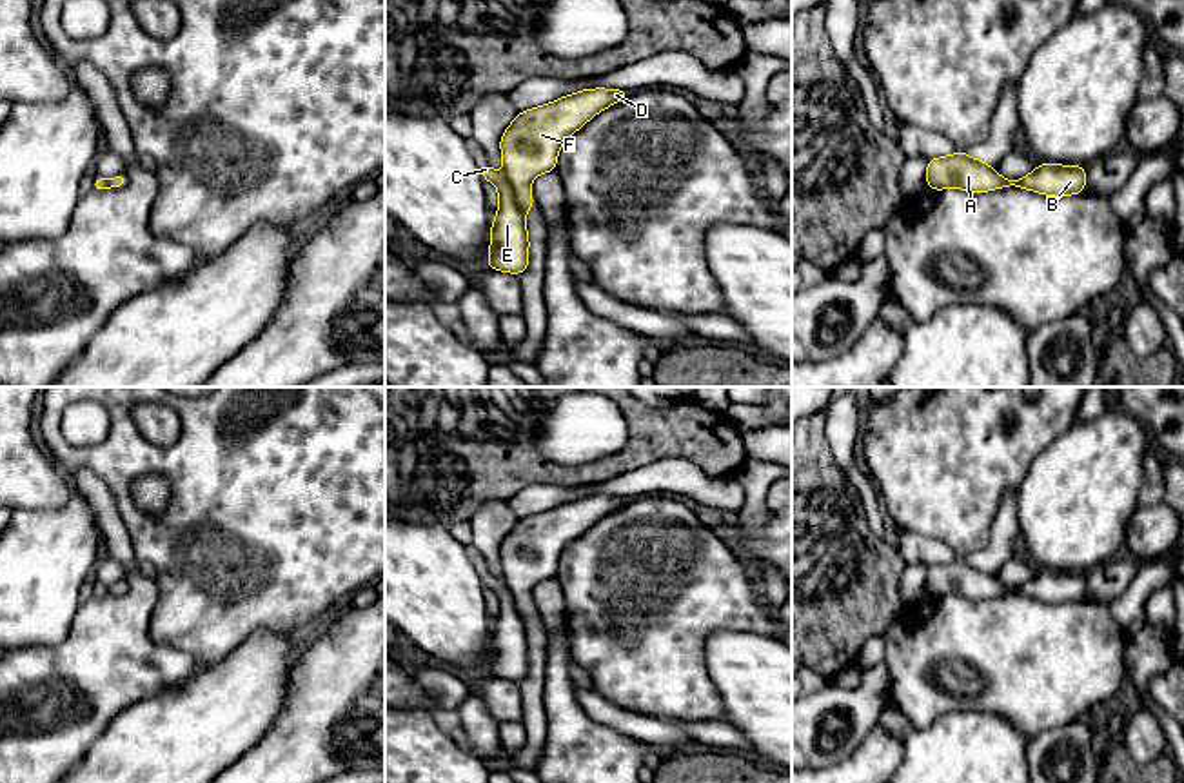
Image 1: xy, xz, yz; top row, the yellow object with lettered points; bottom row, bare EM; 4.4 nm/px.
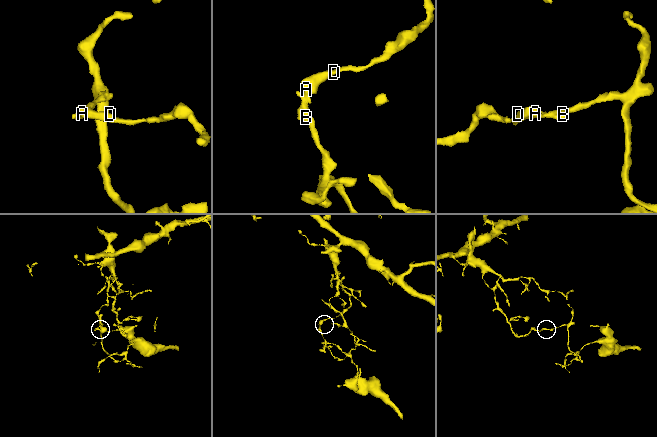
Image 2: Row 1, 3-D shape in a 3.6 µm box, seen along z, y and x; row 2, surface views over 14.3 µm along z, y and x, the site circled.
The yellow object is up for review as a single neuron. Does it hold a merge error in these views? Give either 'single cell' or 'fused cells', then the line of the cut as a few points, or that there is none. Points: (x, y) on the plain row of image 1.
fused cells | xz (507, 585), (522, 616)

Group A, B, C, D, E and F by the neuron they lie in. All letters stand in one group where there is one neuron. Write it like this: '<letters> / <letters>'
A D F / B C E

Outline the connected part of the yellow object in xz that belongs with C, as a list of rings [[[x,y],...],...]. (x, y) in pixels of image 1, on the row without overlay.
[[[488,570],[479,574],[485,589],[498,594],[499,612],[492,627],[490,656],[487,674],[494,678],[523,681],[528,674],[528,641],[525,619],[516,607],[514,596],[496,576]]]

